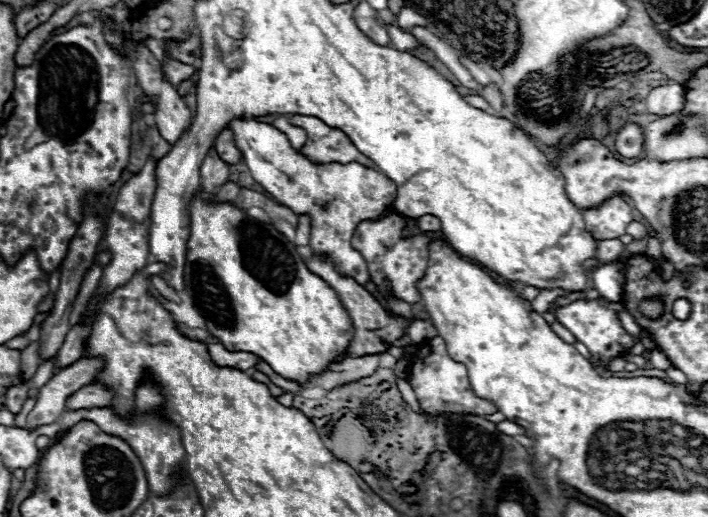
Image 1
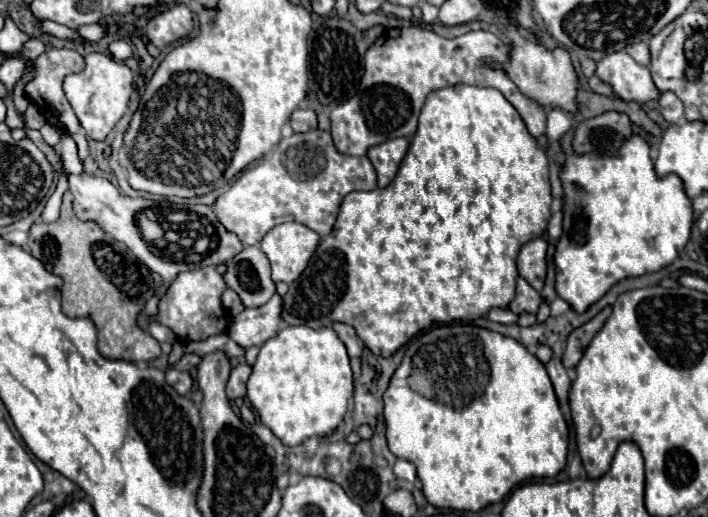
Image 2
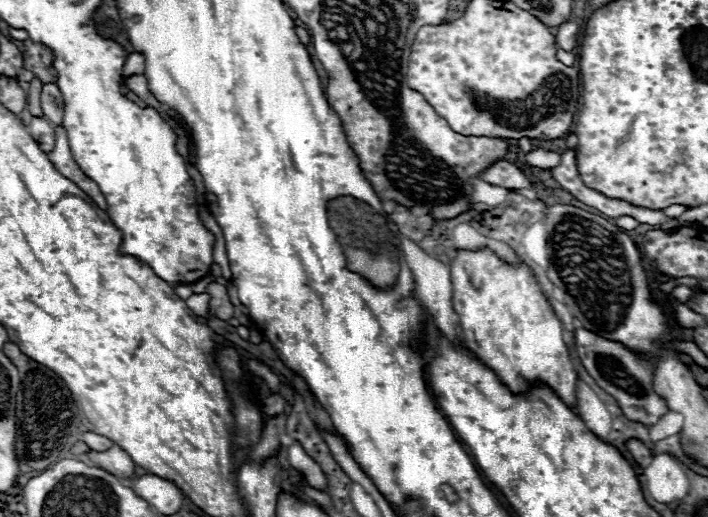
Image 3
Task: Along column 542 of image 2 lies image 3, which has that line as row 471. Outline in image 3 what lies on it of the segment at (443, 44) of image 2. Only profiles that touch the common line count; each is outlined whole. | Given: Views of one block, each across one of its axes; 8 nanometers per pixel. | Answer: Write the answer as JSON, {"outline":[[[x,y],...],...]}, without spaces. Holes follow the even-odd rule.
{"outline":[[[114,444],[106,452],[90,452],[88,460],[100,464],[104,470],[108,470],[110,474],[114,474],[118,478],[130,478],[136,468],[132,458],[122,448],[118,448],[118,444]]]}

